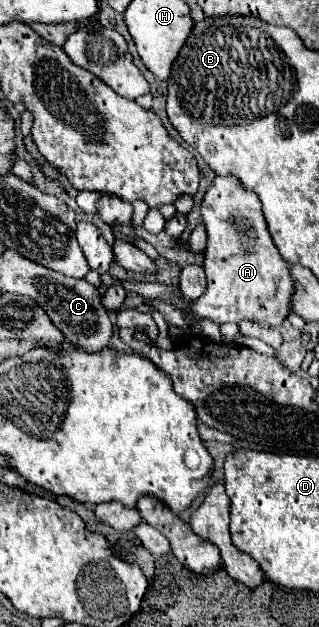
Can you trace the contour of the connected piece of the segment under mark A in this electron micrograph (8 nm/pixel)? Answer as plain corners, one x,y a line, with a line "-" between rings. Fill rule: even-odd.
217,176
205,192
201,212
207,228
207,248
203,252
207,290
183,312
191,334
201,334
201,320
213,320
215,324
253,320
279,326
293,308
293,276
273,244
259,198
241,188
235,176

